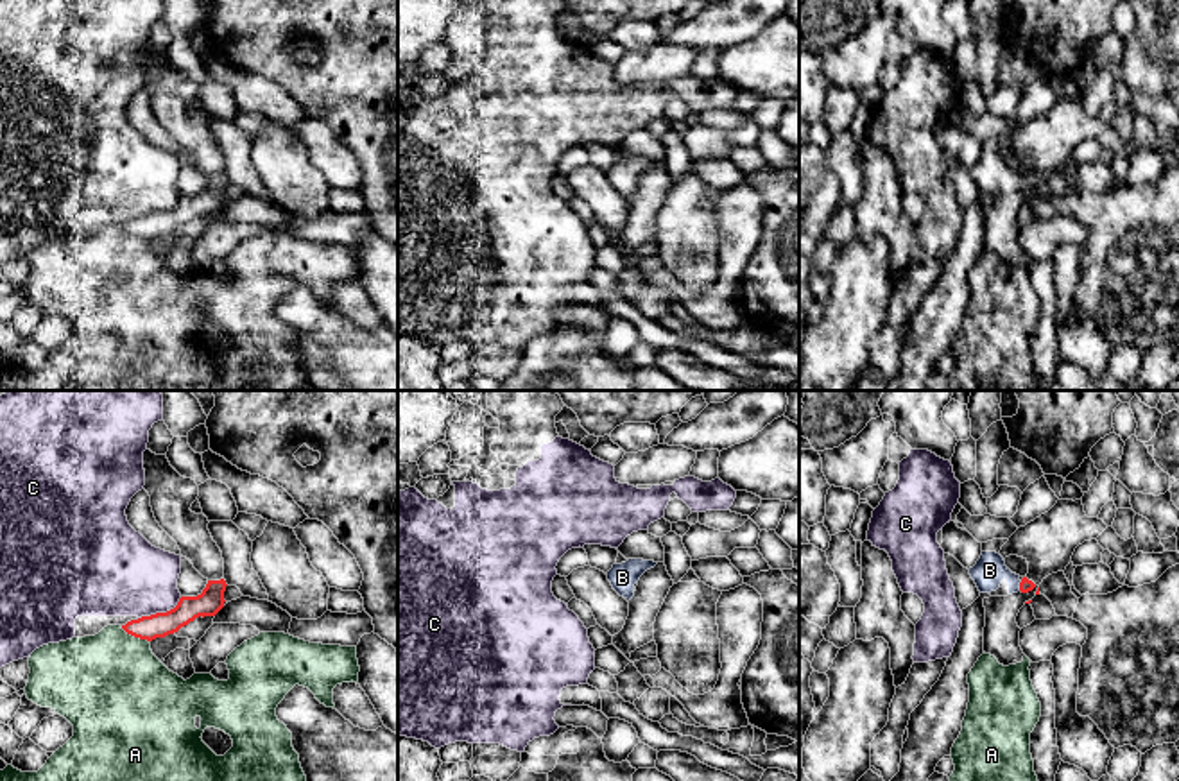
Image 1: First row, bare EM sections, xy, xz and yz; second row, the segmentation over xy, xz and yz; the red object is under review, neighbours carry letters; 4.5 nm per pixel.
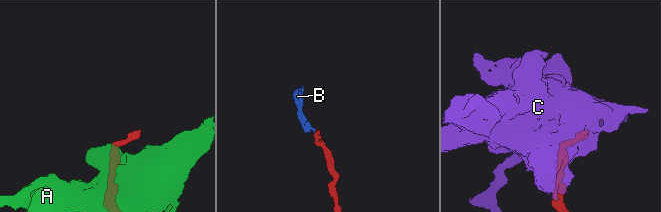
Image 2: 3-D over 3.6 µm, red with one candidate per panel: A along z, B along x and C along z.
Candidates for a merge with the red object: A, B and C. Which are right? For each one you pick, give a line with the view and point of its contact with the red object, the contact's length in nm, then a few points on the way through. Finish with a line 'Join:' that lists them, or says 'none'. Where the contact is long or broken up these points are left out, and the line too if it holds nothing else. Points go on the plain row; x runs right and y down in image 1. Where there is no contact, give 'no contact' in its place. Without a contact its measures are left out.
B: contact yz (1020, 185); length 50 nm; way yz (1025, 183), (1020, 185), (1006, 172), (989, 169)
Join: B

